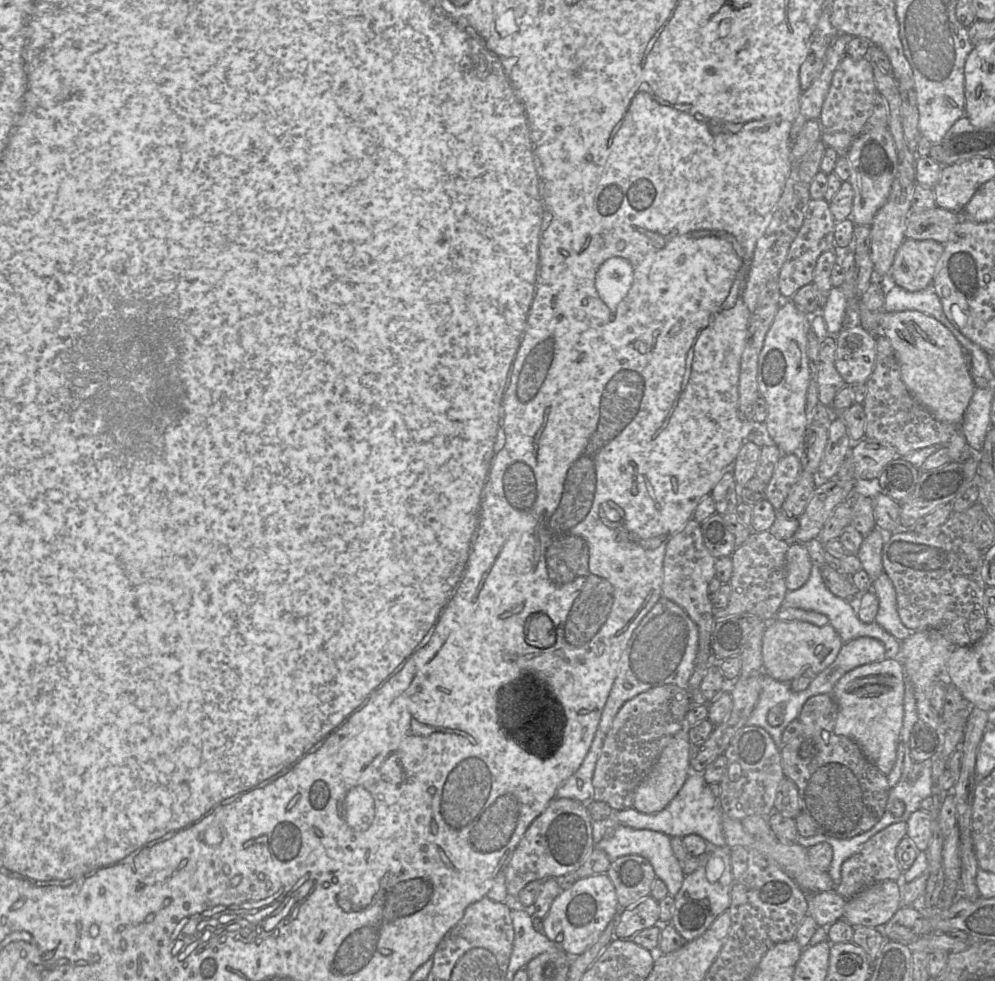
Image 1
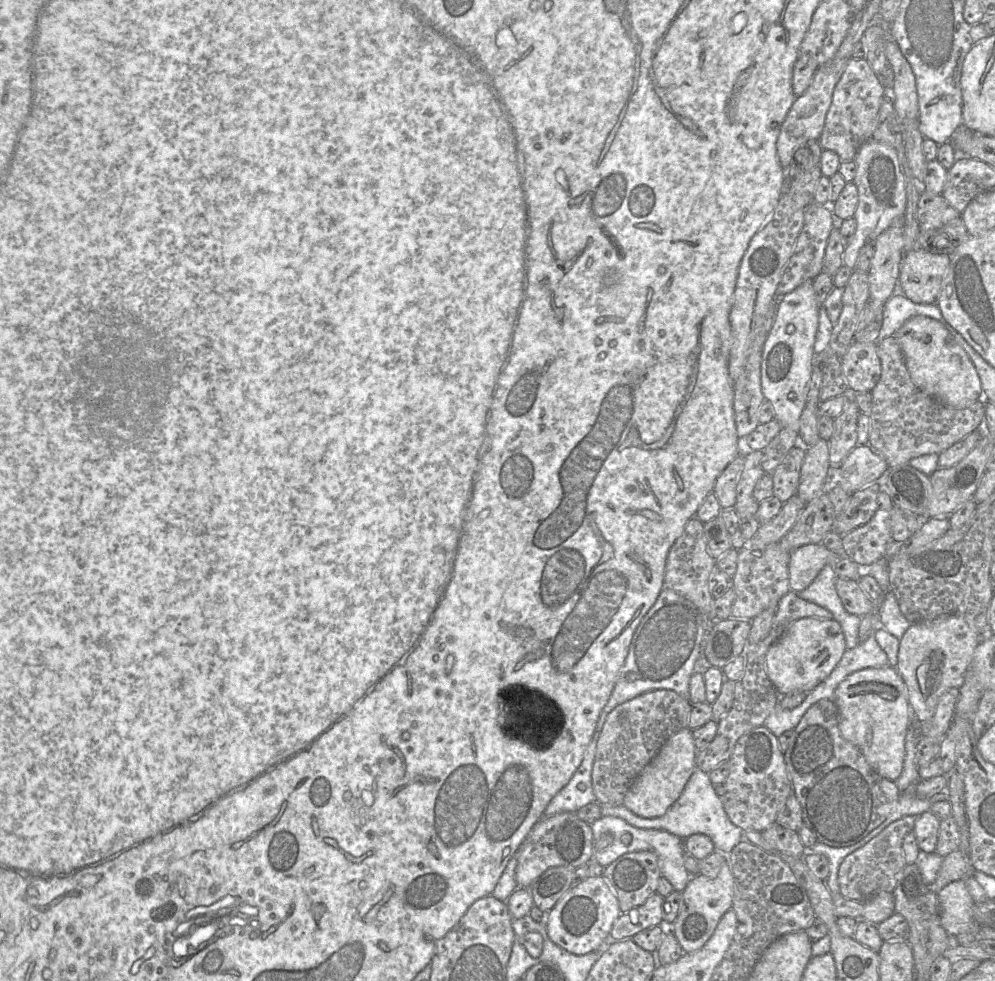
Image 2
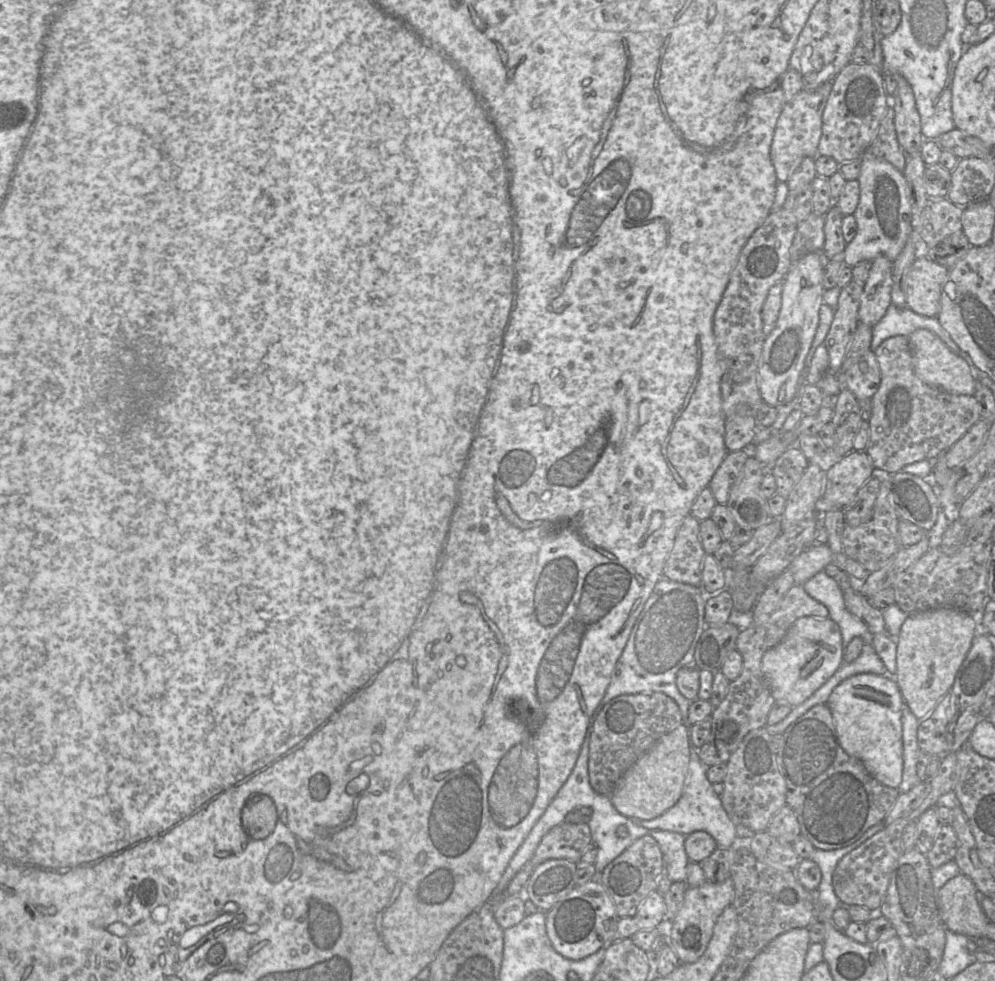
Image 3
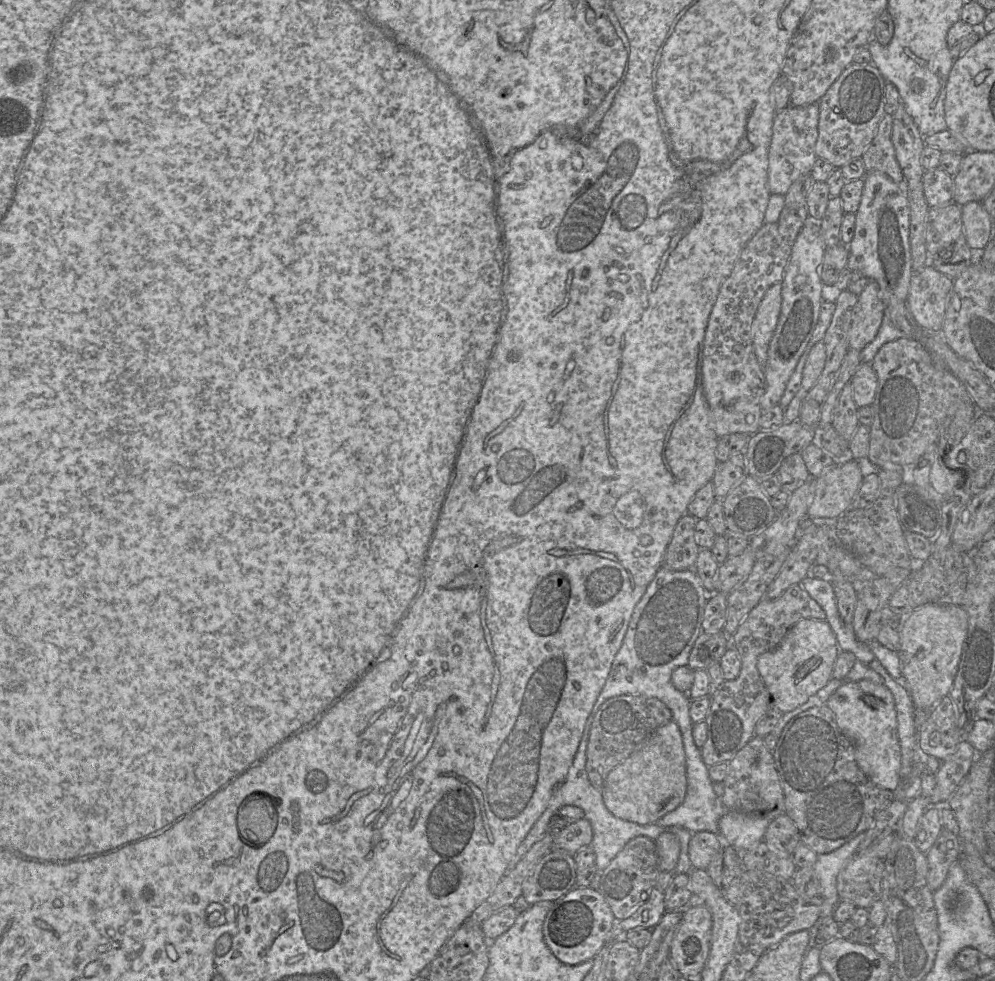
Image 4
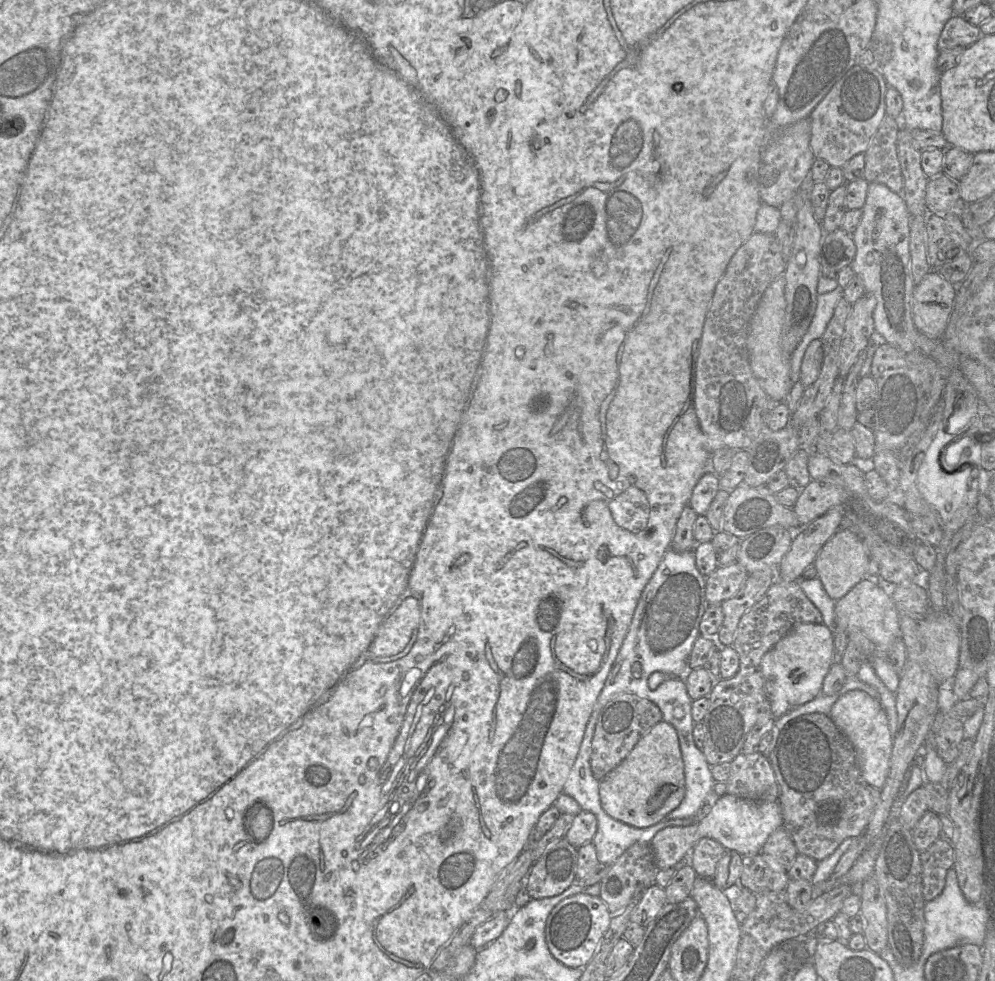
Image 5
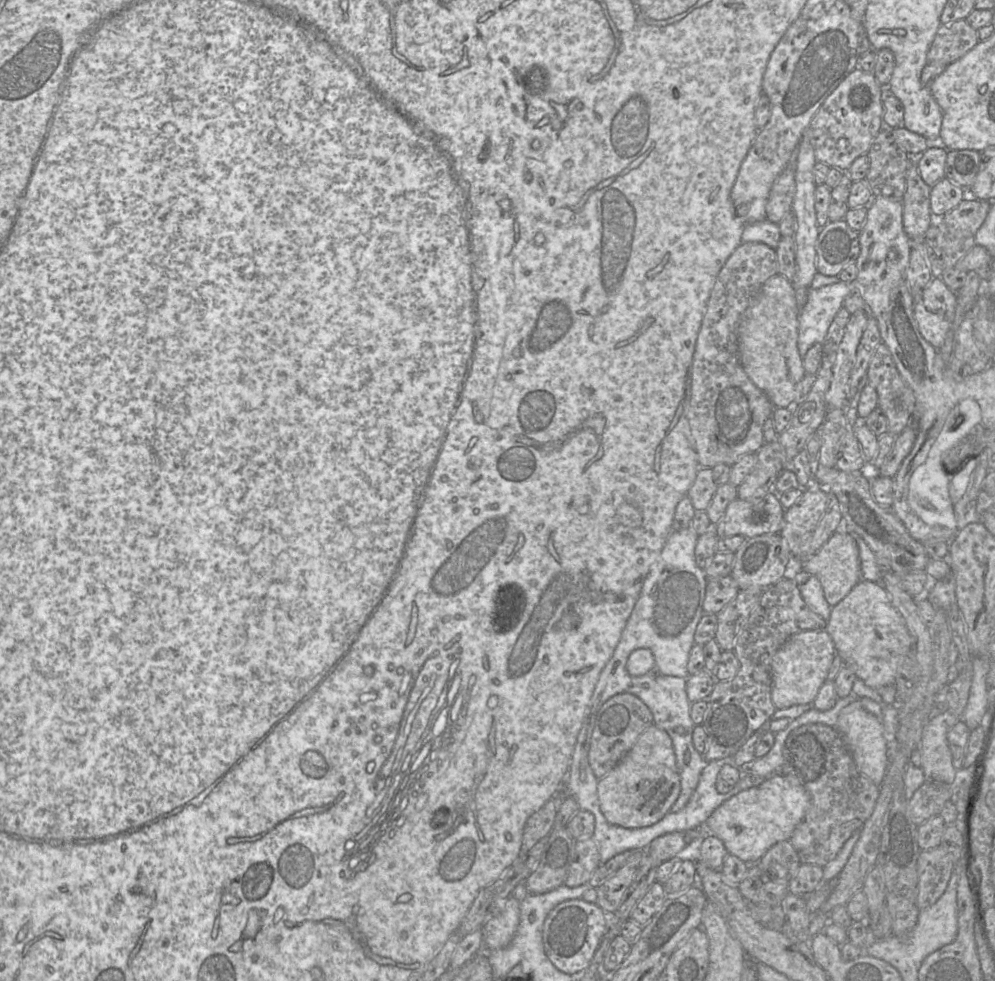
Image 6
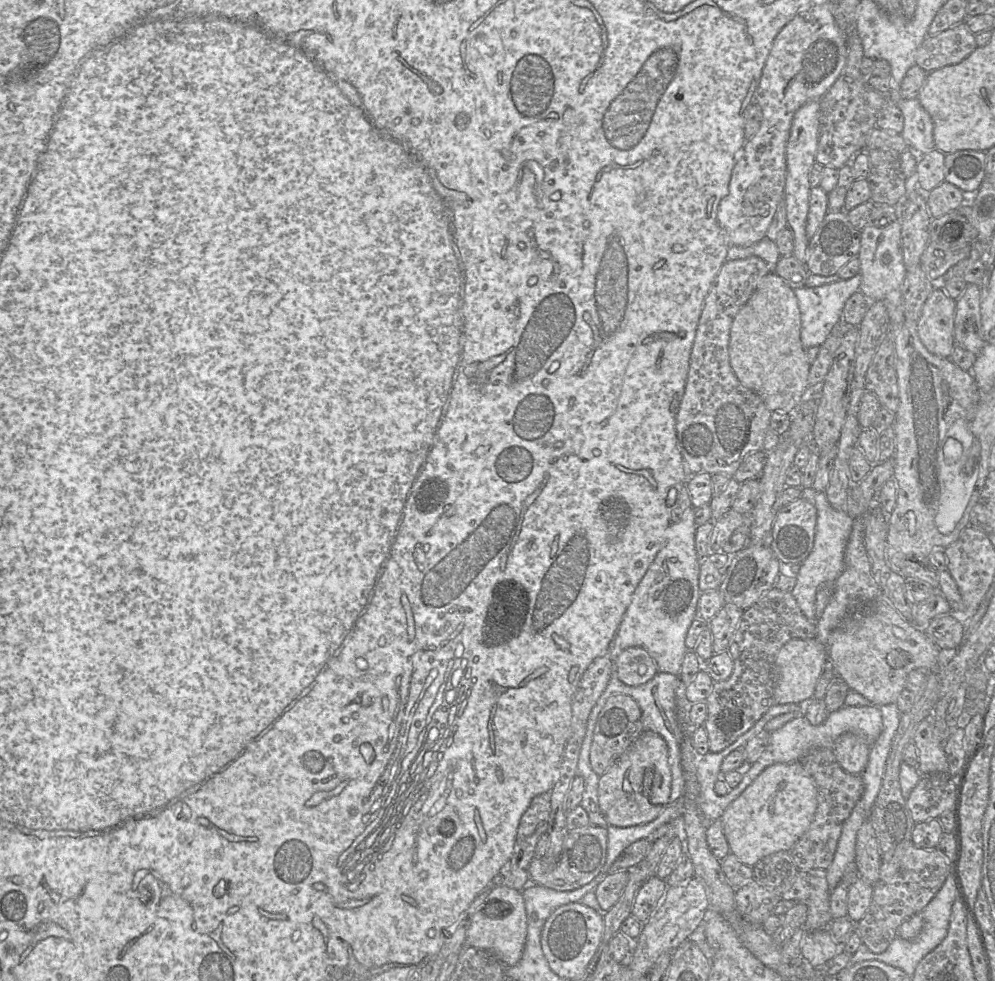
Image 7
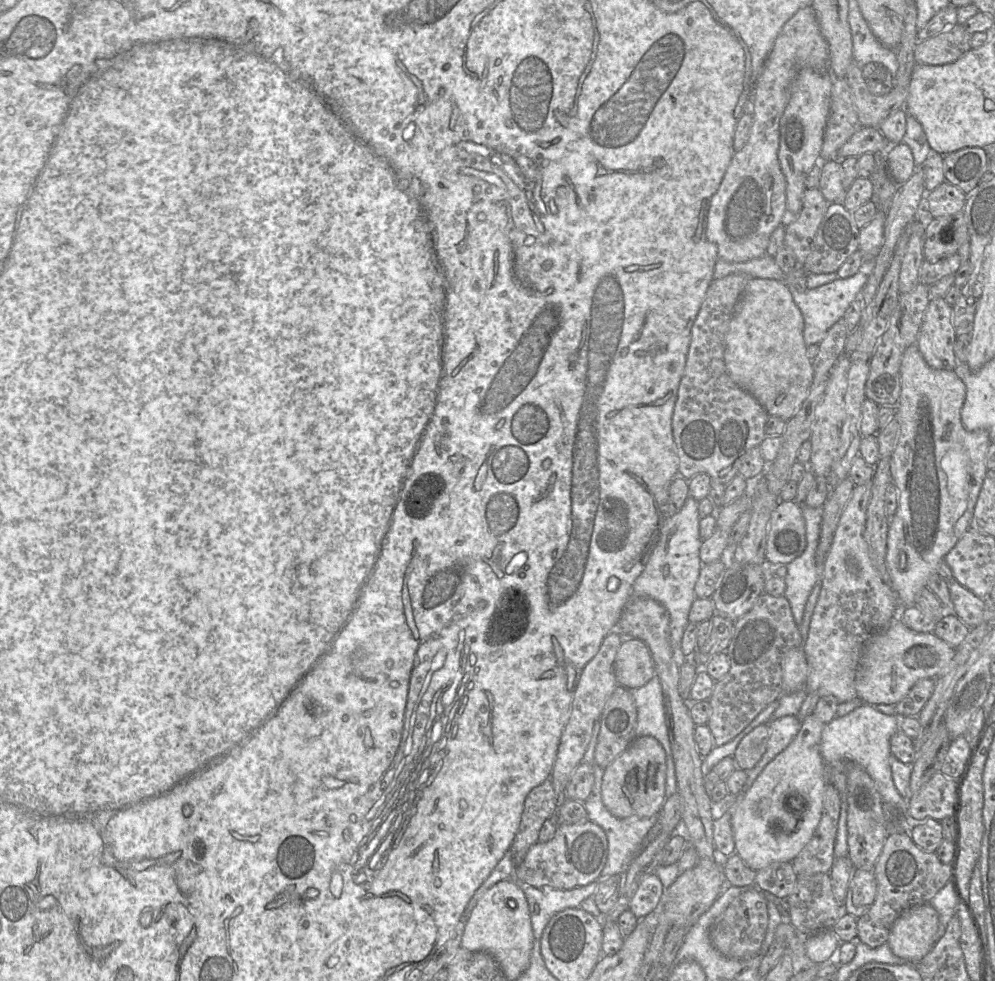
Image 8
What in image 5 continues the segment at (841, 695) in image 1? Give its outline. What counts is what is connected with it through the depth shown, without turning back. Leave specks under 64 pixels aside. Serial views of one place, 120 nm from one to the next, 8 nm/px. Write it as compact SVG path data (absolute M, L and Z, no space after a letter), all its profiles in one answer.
M853 690L834 703L830 717L853 745L862 777L869 785L881 790L889 773L893 735L880 701L863 691Z

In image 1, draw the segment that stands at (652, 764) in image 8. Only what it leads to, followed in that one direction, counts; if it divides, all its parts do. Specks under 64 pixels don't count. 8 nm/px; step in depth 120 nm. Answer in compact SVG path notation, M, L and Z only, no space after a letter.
M683 728L664 747L647 776L636 788L633 808L644 814L652 814L660 812L669 804L681 789L689 774L693 772L690 766L690 748L691 743L687 728Z

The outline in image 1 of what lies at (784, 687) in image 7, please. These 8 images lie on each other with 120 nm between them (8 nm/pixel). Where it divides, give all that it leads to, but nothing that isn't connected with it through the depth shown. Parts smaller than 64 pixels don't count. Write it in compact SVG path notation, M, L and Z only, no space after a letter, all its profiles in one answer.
M773 619L766 623L762 637L763 672L780 682L790 682L807 670L817 675L835 661L843 644L830 624L819 627L809 622Z

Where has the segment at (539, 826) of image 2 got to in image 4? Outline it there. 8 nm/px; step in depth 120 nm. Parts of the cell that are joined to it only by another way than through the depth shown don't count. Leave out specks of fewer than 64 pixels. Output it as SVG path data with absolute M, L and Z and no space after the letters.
M586 818L574 821L558 832L554 832L551 850L562 850L575 855L592 842L593 831Z

